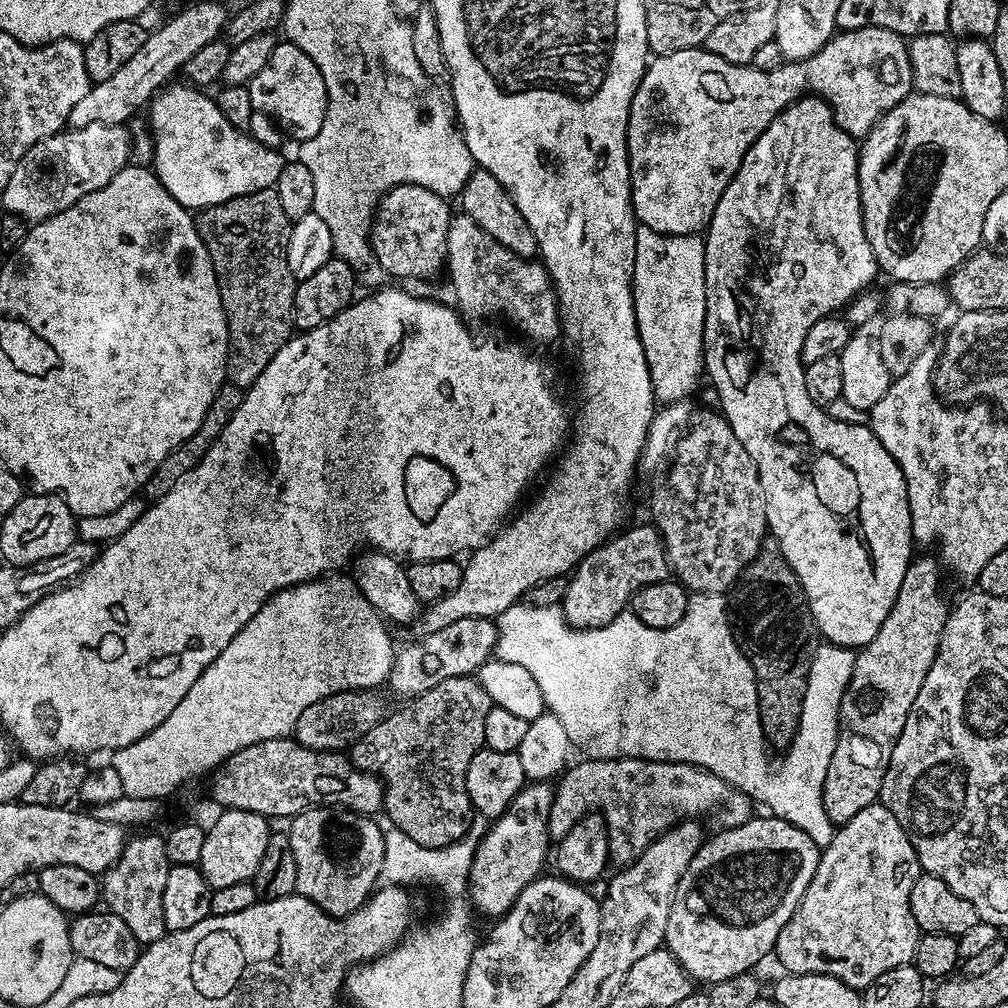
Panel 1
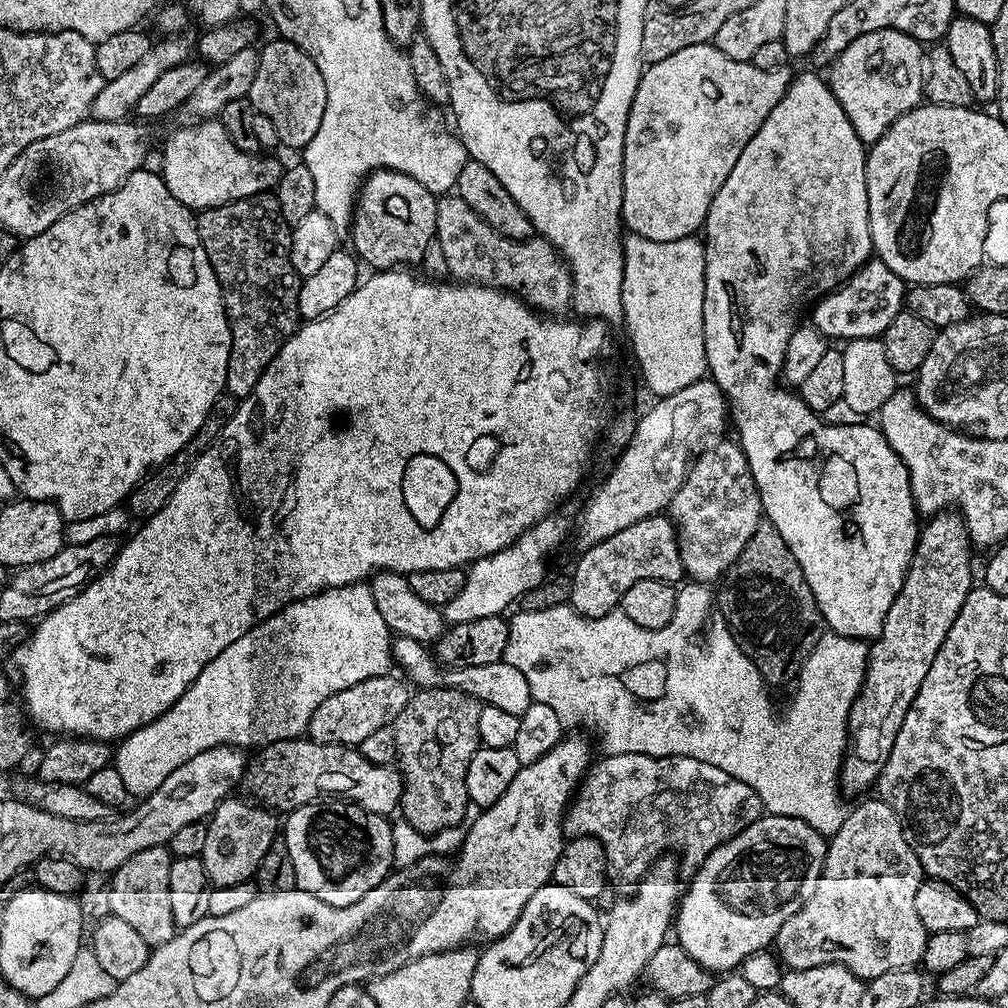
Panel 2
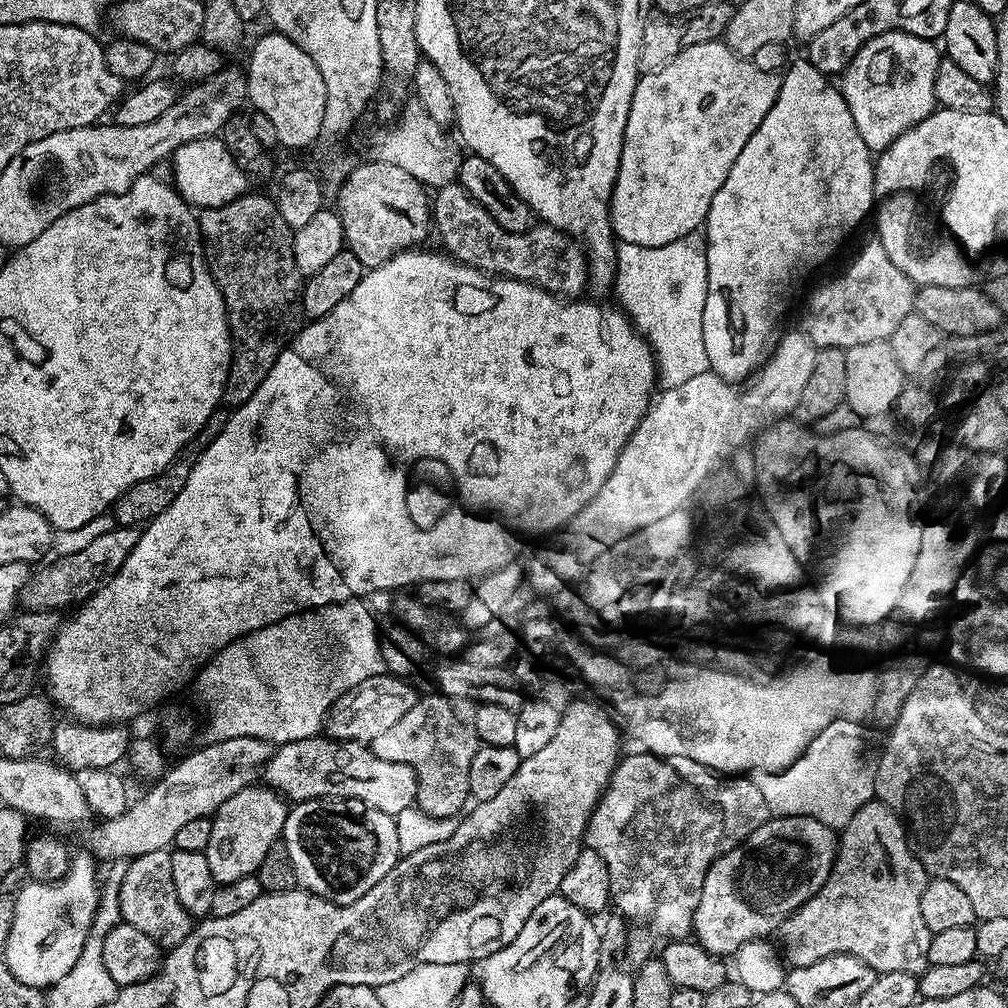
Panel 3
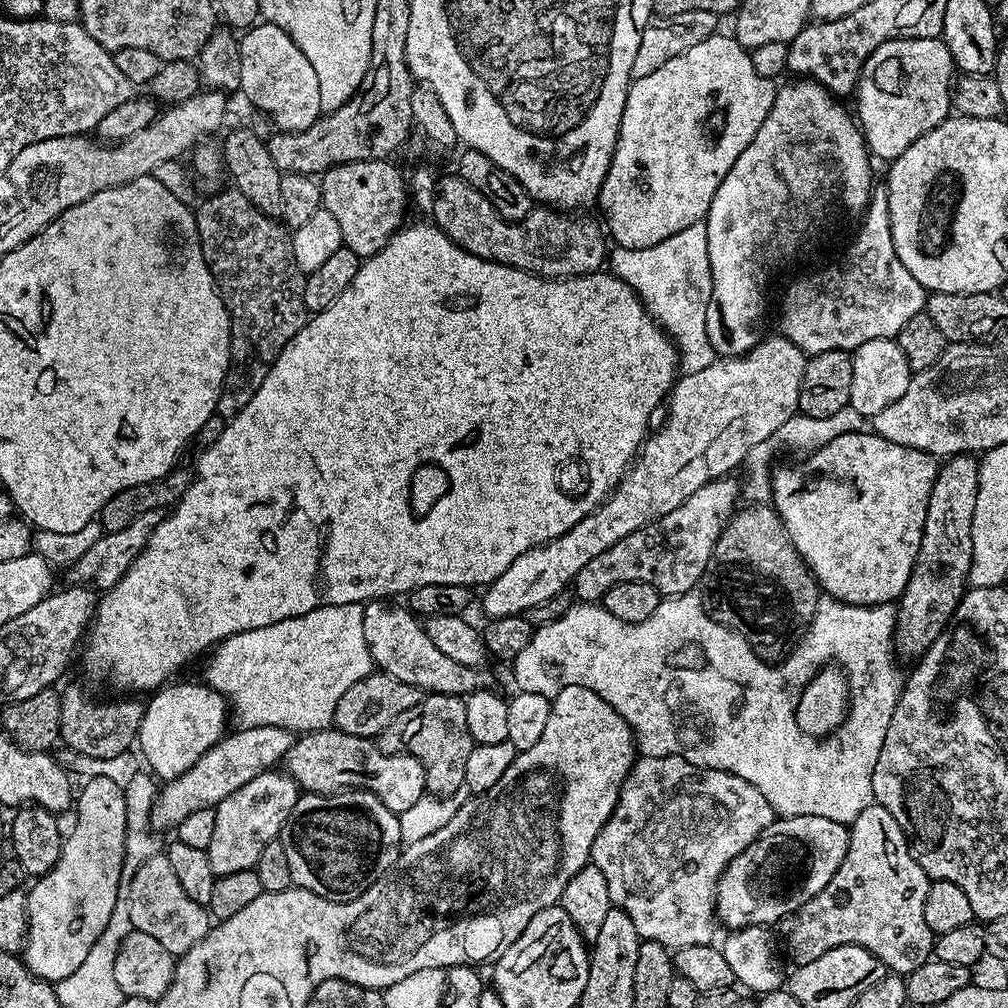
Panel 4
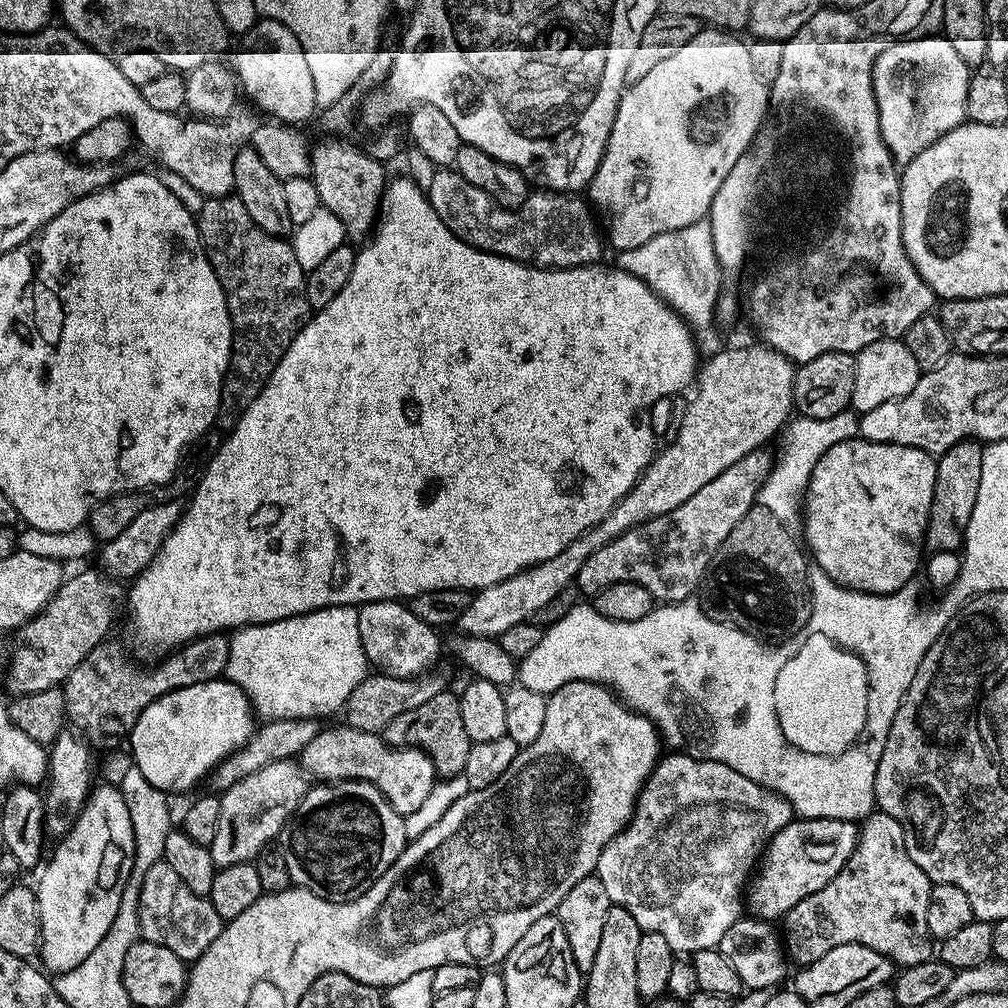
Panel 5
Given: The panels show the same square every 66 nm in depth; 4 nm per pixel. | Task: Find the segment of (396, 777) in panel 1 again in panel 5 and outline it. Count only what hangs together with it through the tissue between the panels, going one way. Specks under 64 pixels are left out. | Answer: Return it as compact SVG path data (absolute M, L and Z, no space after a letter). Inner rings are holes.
M452 690L437 694L430 698L430 702L417 706L415 710L398 714L398 718L394 718L394 722L384 728L382 735L384 741L390 745L415 746L422 749L434 762L437 777L440 778L461 775L473 745L462 722L460 697L455 691L452 693Z

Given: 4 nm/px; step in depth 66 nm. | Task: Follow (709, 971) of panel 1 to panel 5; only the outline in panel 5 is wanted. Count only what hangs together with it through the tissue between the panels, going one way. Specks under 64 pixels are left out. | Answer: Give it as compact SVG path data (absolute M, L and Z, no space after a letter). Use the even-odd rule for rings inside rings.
M794 818L786 826L782 826L774 833L772 839L768 841L763 849L762 857L764 861L760 864L760 873L756 877L751 877L746 888L746 908L753 917L769 922L779 921L791 908L798 906L802 898L810 898L826 882L830 882L846 866L850 854L856 849L856 838L858 828L851 820L831 820L822 818L821 820L806 820Z

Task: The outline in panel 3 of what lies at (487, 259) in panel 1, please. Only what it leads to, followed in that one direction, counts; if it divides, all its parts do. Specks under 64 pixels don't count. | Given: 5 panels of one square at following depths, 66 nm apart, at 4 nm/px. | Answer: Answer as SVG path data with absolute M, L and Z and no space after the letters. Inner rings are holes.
M458 182L444 184L435 189L430 203L435 235L440 235L440 240L444 243L443 251L458 263L476 268L480 272L508 276L511 280L526 280L529 284L537 284L542 290L563 294L568 298L579 297L583 293L580 291L589 287L587 255L579 239L569 236L568 233L543 222L533 223L532 228L525 232L502 230L502 226L498 226L498 222L494 222L494 218L490 218L484 207Z

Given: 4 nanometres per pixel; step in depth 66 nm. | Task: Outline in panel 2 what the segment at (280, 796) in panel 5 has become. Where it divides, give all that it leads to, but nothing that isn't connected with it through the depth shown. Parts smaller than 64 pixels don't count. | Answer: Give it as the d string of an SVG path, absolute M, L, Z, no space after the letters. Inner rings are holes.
M248 798L236 799L221 800L207 821L206 850L202 859L208 882L214 888L238 886L238 882L253 879L258 870L258 862L262 862L266 850L270 850L278 838L278 816L275 811Z

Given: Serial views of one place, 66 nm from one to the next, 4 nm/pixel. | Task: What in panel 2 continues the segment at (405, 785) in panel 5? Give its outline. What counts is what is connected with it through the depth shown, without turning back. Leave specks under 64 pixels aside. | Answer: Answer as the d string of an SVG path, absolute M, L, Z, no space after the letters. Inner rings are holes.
M307 738L279 740L273 744L265 744L255 757L249 759L244 769L243 787L248 787L247 795L269 810L280 814L293 812L307 804L323 801L325 798L339 798L349 804L358 804L368 812L387 817L388 812L396 812L400 806L400 795L404 792L404 781L395 767L387 764L375 764L362 755L359 747L347 744L323 744Z

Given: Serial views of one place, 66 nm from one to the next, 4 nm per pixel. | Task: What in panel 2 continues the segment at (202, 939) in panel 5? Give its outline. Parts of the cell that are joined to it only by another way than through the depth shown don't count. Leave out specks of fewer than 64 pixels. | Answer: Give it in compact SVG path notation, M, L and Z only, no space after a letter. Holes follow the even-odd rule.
M165 845L150 846L146 850L138 850L134 858L126 858L126 862L122 862L122 866L118 866L118 870L110 876L112 885L108 888L107 911L113 916L122 918L122 922L128 923L148 943L149 949L170 942L170 938L174 938L178 931L174 922L174 914L170 911L170 866L173 859L172 853Z

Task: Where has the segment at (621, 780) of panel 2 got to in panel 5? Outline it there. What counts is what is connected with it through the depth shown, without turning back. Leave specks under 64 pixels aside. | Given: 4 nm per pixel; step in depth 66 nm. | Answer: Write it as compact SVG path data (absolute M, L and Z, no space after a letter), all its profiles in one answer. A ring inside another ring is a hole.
M673 751L671 754L661 755L656 761L654 770L648 776L648 781L644 784L644 789L636 799L636 808L632 811L632 816L628 819L628 825L623 832L619 832L607 846L602 850L598 872L602 886L606 886L606 894L612 903L630 910L634 914L634 922L638 922L641 932L657 932L670 942L673 952L677 954L691 954L698 950L707 948L719 948L726 930L734 926L736 920L742 916L742 893L746 888L746 876L744 880L744 867L752 860L752 855L759 853L762 846L767 845L774 833L779 828L786 826L794 819L792 807L783 796L777 792L772 792L768 788L763 788L758 782L738 774L738 770L730 770L730 766L722 766L722 762L713 760L696 760L693 756L685 756L683 752Z

